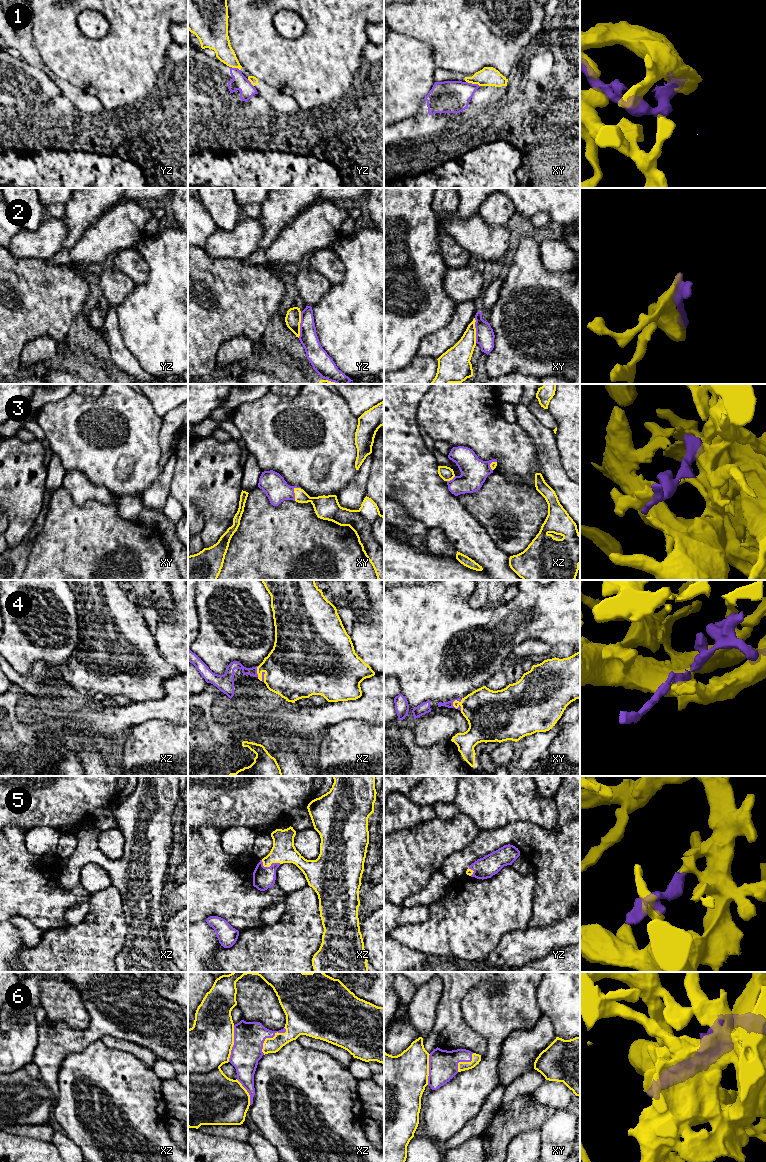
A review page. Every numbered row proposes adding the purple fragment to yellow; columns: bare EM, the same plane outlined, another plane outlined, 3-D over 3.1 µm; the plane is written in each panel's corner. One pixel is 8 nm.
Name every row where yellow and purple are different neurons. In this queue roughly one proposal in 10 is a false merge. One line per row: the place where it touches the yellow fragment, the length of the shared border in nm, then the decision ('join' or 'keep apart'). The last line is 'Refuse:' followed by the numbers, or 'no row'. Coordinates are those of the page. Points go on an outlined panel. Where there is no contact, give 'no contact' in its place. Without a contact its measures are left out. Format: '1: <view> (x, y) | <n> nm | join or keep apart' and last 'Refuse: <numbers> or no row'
1: xy (473, 83) | 120 nm | keep apart
2: yz (299, 325) | 200 nm | keep apart
3: xy (294, 492) | 120 nm | join
4: xy (455, 707) | 110 nm | join
5: xz (269, 866) | 160 nm | join
6: xz (269, 1038) | 280 nm | join
Refuse: 1, 2

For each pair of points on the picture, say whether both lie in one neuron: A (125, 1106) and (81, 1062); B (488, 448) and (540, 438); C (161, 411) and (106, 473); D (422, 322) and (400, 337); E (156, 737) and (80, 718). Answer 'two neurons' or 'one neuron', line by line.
A: one neuron
B: two neurons
C: two neurons
D: one neuron
E: two neurons

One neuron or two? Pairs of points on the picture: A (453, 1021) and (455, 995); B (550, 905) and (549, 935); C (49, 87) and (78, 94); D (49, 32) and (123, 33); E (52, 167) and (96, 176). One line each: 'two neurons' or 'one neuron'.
A: one neuron
B: two neurons
C: two neurons
D: one neuron
E: one neuron

